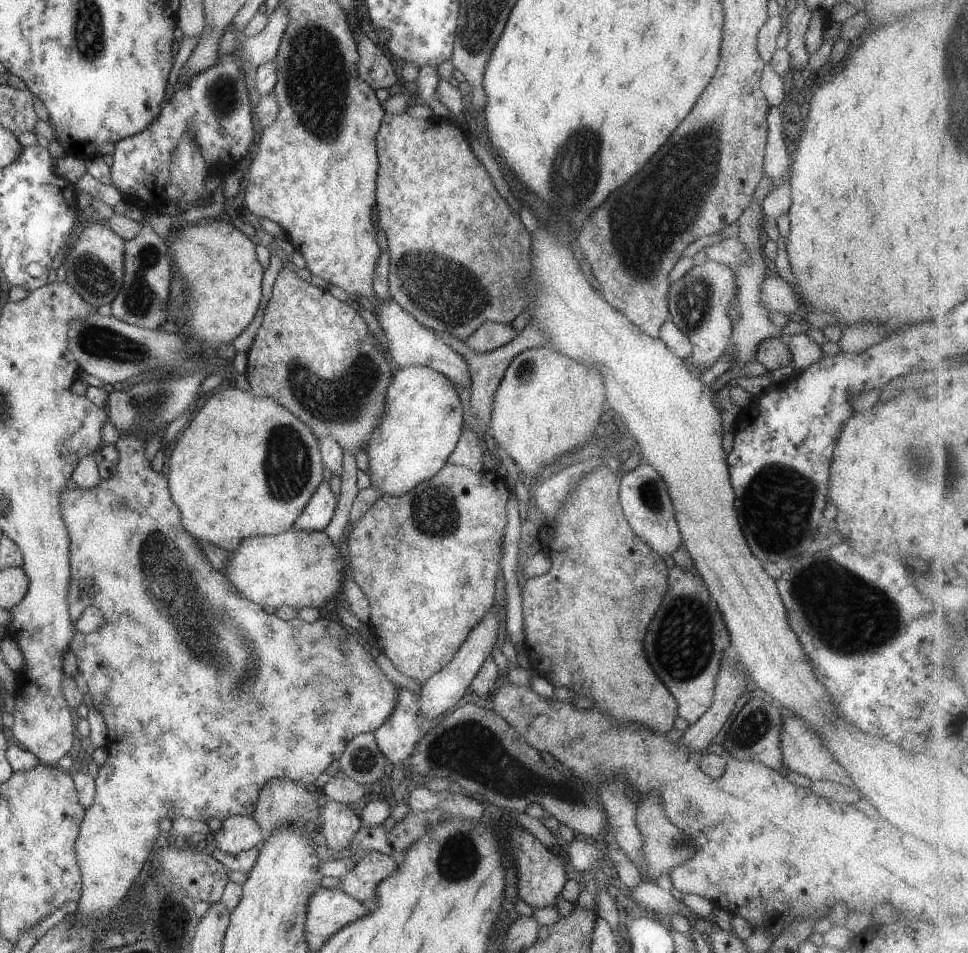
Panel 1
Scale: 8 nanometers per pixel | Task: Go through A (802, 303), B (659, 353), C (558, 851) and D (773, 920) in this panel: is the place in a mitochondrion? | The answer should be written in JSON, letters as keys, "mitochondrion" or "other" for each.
{"A":"other","B":"other","C":"other","D":"other"}

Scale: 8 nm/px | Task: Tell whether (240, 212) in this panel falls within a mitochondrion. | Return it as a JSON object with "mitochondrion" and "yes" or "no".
{"mitochondrion":"no"}

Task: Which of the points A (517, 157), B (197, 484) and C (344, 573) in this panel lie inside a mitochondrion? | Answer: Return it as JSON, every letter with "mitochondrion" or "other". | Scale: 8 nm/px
{"A":"other","B":"other","C":"other"}

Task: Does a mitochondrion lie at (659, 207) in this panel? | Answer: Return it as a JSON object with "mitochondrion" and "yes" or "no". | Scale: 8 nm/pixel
{"mitochondrion":"yes"}

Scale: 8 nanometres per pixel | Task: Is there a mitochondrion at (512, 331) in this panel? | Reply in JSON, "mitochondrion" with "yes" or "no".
{"mitochondrion":"no"}

